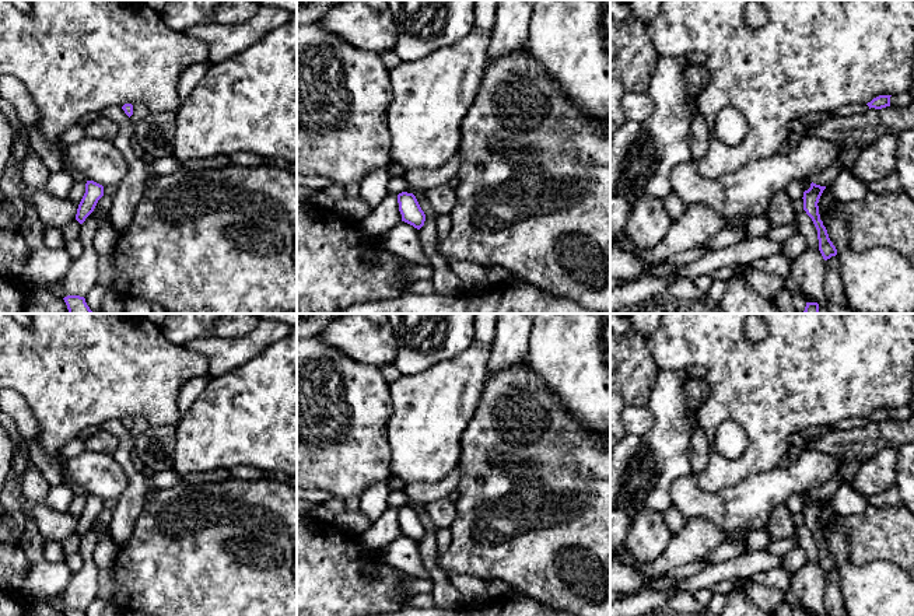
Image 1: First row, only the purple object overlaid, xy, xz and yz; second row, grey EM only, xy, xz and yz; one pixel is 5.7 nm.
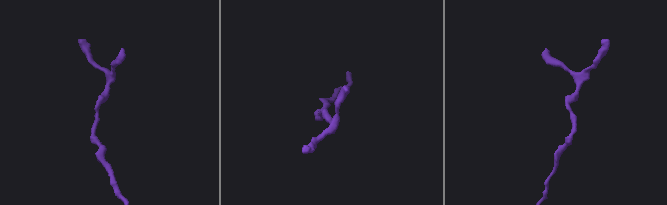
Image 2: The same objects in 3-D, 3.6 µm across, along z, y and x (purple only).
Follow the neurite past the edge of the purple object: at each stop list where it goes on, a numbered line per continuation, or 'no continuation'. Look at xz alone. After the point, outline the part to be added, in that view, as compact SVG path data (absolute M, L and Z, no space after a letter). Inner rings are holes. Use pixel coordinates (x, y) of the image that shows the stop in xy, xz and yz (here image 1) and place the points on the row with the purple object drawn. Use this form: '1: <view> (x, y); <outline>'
no continuation

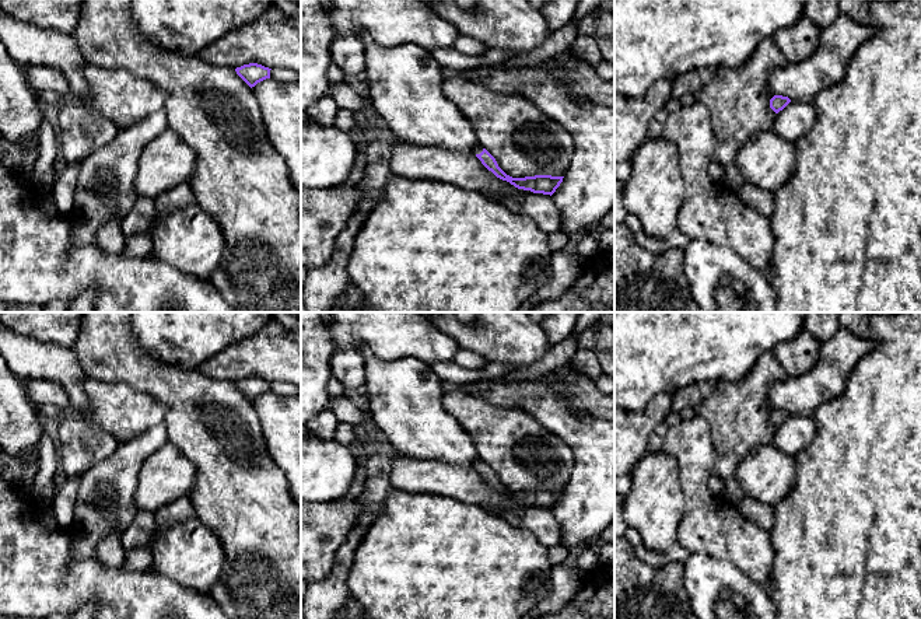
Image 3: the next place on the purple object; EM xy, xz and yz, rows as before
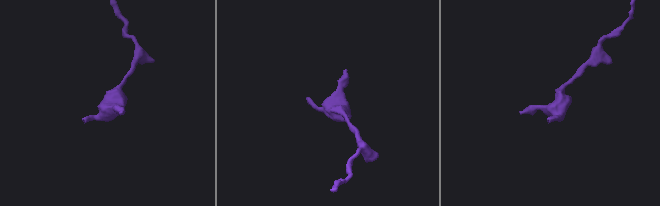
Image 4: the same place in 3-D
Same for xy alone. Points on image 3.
no continuation

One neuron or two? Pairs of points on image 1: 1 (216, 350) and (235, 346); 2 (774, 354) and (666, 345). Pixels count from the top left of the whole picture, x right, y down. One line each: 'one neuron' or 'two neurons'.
1: one neuron
2: one neuron

